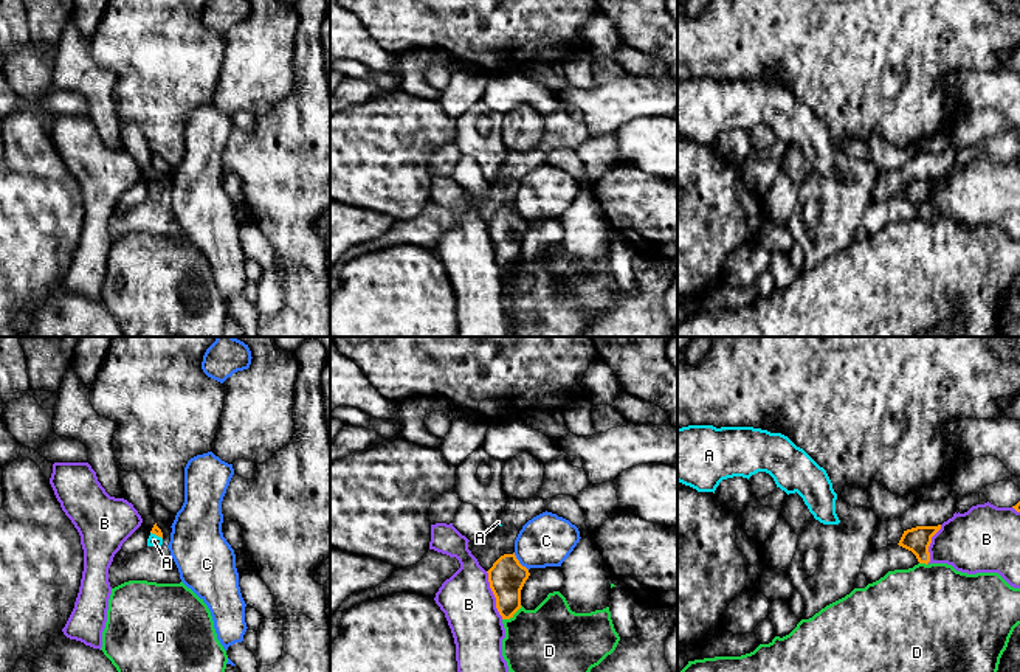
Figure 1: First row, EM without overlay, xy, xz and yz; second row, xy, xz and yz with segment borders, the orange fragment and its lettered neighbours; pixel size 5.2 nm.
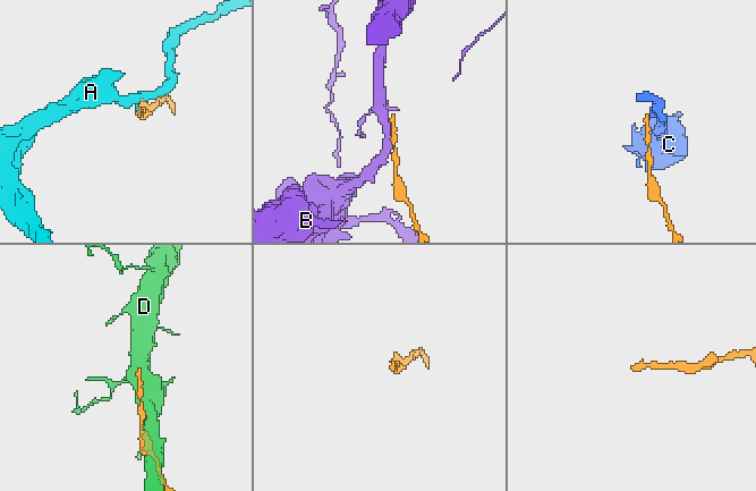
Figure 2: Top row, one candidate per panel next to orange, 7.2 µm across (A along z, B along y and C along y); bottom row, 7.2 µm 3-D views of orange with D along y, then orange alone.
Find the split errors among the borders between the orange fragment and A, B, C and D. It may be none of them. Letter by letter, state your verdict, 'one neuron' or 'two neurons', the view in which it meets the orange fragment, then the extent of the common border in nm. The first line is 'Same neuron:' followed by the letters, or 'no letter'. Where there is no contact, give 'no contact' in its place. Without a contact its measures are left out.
Same neuron: A
A: one neuron; contact in xy; length 80 nm
B: two neurons; contact in xz; length 260 nm
C: two neurons; contact in xz; length 120 nm
D: two neurons; contact in xz; length 130 nm

